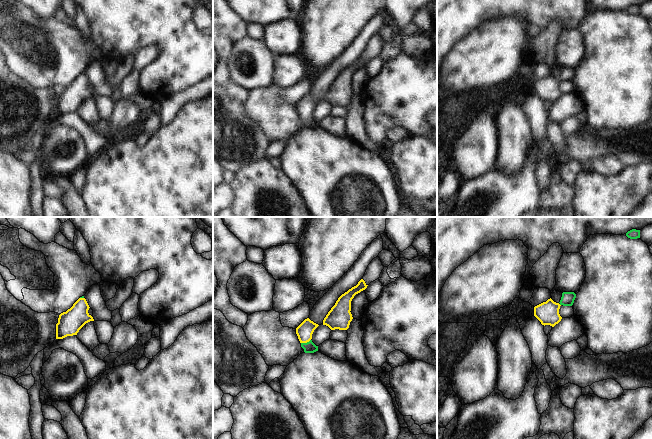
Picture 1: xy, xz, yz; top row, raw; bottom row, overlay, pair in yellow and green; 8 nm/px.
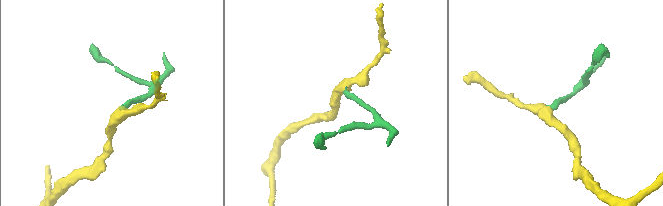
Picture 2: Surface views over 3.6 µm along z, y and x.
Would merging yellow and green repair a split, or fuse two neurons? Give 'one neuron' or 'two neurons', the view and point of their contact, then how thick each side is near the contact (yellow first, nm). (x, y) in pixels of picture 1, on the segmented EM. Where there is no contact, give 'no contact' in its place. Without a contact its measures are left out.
one neuron | xz (305, 342) | 140/90 nm

